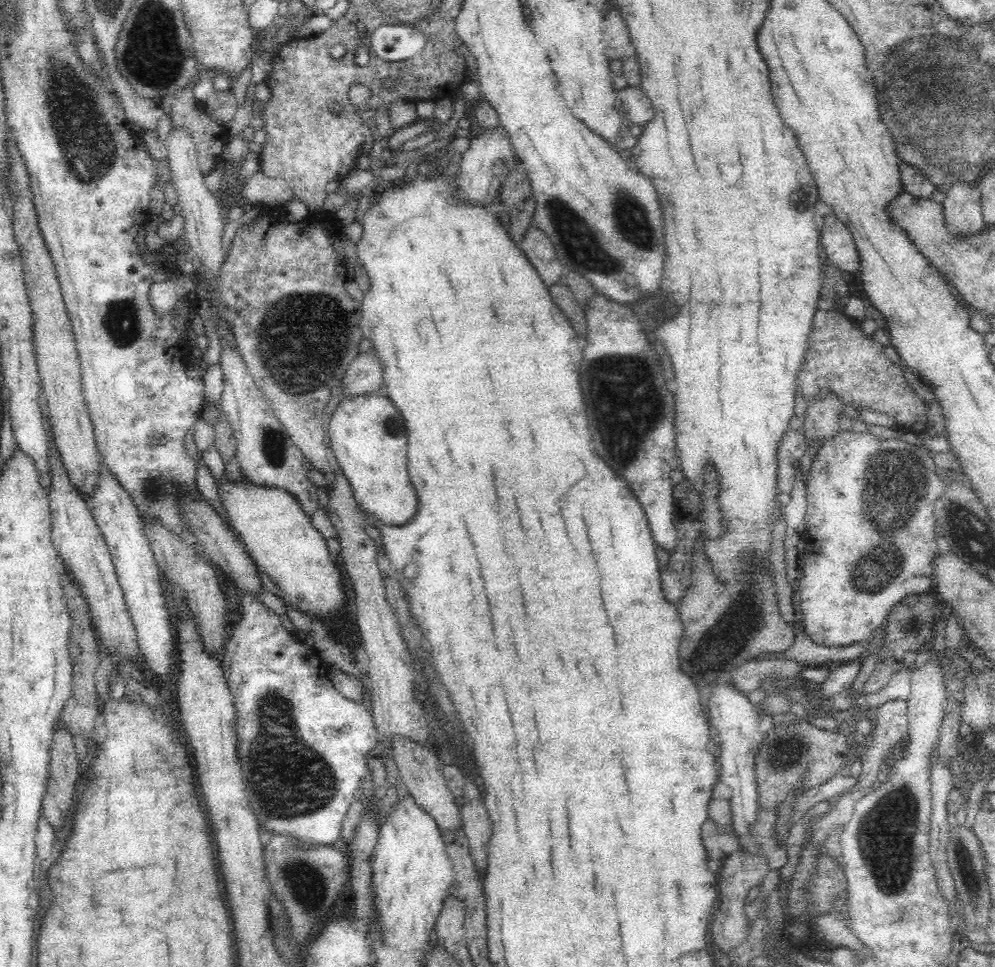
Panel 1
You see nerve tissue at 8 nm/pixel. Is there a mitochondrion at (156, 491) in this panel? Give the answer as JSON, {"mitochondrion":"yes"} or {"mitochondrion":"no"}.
{"mitochondrion":"yes"}

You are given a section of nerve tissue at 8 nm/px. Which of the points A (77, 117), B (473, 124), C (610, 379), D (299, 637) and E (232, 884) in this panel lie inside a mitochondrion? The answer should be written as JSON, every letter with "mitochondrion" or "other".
{"A":"mitochondrion","B":"other","C":"mitochondrion","D":"other","E":"other"}

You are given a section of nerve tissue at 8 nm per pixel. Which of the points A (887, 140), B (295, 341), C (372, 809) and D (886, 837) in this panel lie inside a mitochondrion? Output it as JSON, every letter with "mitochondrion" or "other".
{"A":"mitochondrion","B":"mitochondrion","C":"other","D":"mitochondrion"}

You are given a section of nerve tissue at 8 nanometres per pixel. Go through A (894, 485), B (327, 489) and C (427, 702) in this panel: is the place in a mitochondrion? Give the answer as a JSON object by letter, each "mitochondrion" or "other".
{"A":"mitochondrion","B":"other","C":"other"}

